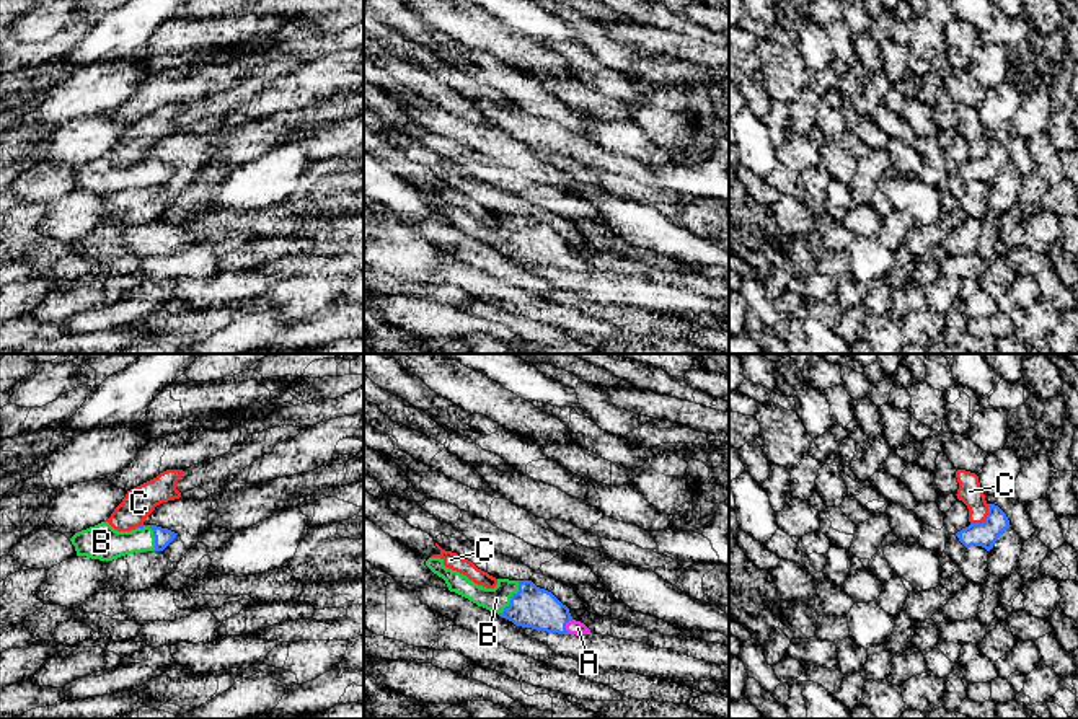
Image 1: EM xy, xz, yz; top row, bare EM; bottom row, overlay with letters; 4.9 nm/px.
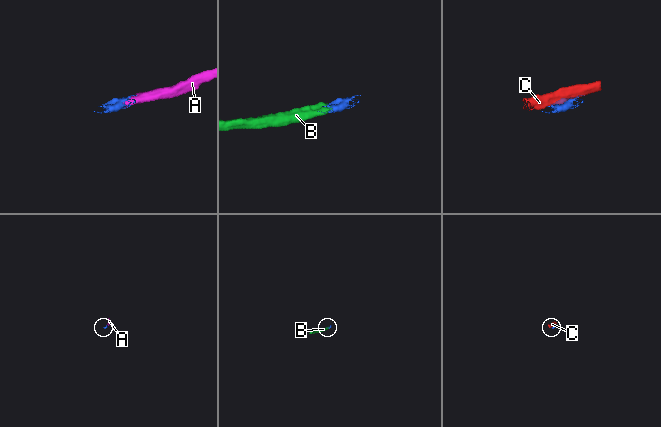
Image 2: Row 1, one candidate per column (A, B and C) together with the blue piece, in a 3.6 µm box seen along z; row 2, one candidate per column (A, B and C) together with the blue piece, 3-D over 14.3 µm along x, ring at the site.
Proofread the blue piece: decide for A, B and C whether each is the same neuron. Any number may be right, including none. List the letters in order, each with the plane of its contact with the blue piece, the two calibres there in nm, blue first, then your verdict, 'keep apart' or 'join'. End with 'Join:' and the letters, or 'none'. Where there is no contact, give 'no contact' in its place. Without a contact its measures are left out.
A: meets blue in xz; 200 nm thick on the blue side, 70 nm on the other; join
B: meets blue in xz; 200 nm thick on the blue side, 120 nm on the other; join
C: meets blue in yz; 120 nm thick on the blue side, 120 nm on the other; keep apart
Join: A, B

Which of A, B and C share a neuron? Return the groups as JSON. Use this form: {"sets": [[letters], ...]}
{"sets": [["A", "B"], ["C"]]}

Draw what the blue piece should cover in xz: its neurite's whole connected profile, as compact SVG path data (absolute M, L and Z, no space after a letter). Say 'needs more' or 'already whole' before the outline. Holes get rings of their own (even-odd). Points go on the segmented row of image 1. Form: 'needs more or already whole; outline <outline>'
needs more; outline M429 558L426 566L442 577L450 592L497 613L515 626L558 634L592 634L590 629L576 621L569 608L551 592L537 587L532 580L497 579L494 589L475 584L466 576L444 566L444 559Z

